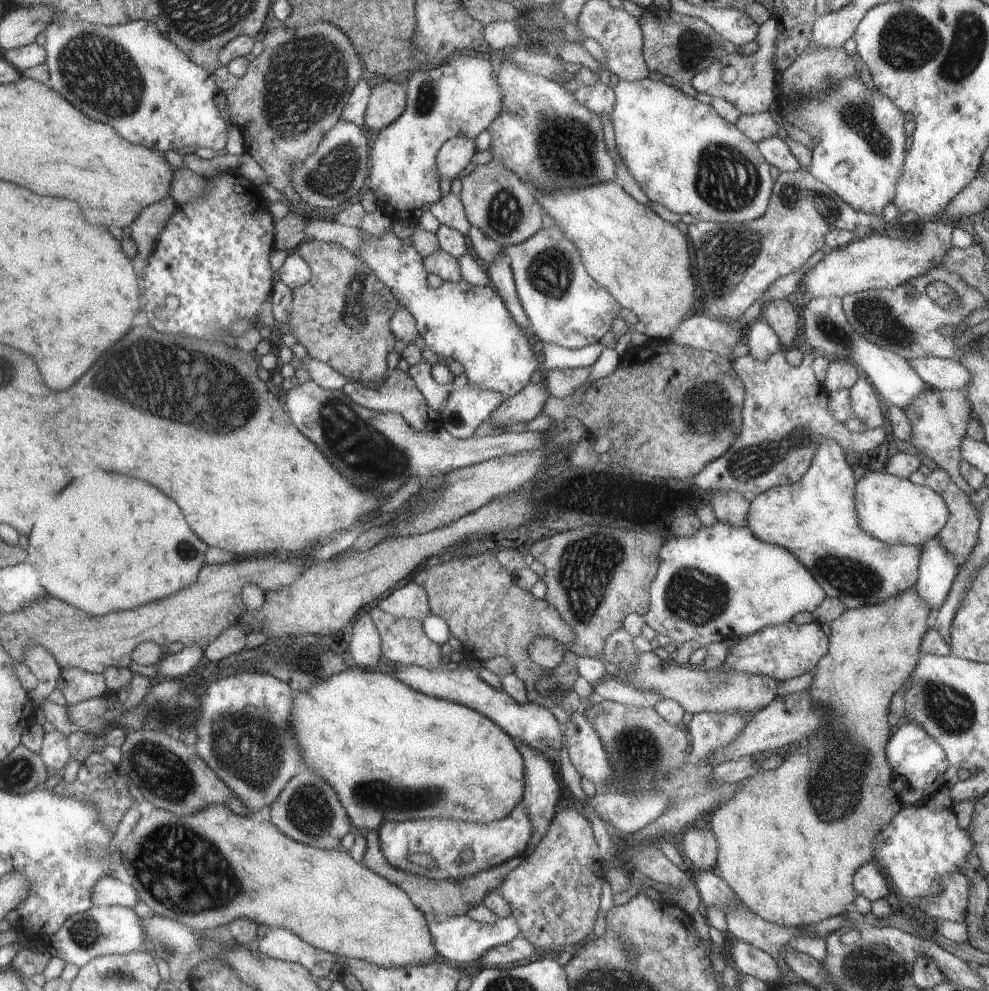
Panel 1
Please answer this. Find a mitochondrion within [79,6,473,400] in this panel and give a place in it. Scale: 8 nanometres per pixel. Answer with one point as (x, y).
(303, 80)

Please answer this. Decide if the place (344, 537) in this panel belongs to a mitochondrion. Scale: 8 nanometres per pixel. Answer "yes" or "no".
no

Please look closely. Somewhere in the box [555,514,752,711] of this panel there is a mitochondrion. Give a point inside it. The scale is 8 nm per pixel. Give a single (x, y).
(694, 598)

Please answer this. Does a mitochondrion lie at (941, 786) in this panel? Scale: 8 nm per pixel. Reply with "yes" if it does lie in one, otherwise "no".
no

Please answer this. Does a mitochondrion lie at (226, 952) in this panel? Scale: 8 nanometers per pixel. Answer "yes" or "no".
no

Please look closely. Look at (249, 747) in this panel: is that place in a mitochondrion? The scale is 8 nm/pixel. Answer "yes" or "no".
yes

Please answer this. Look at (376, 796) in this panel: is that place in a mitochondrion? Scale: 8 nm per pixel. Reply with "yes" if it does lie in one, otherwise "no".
yes

